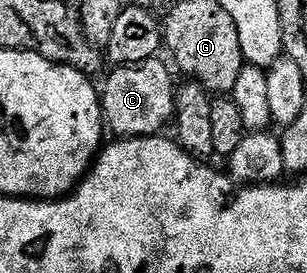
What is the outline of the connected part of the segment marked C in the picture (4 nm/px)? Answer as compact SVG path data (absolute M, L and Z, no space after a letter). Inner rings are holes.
M149 57L144 63L135 65L119 65L113 70L114 74L106 81L106 86L101 86L102 116L107 130L114 132L118 139L128 137L152 137L163 132L165 125L171 124L174 115L174 94L176 92L176 80L170 74L171 66L165 65L158 57Z

